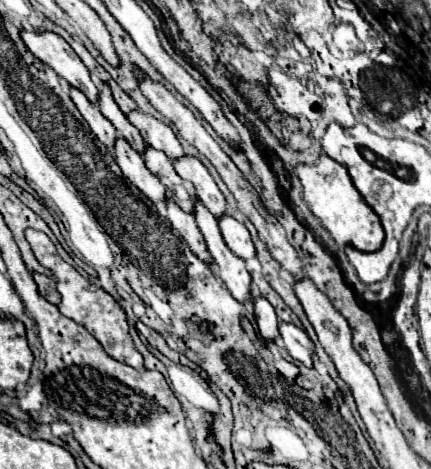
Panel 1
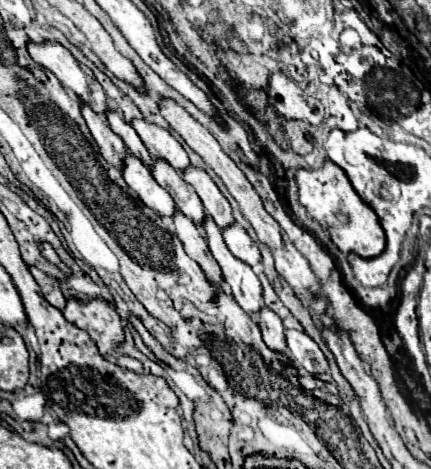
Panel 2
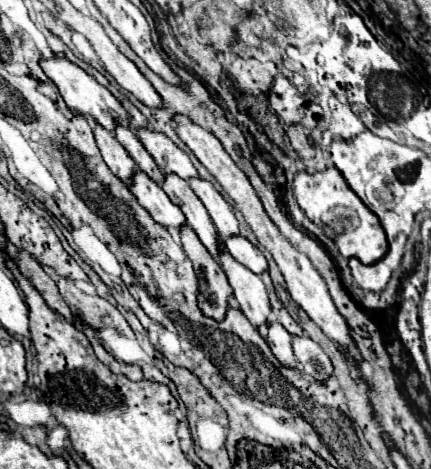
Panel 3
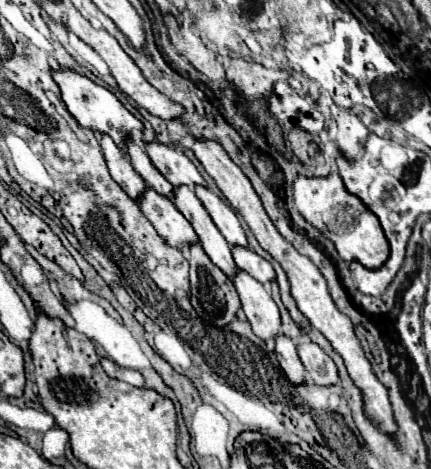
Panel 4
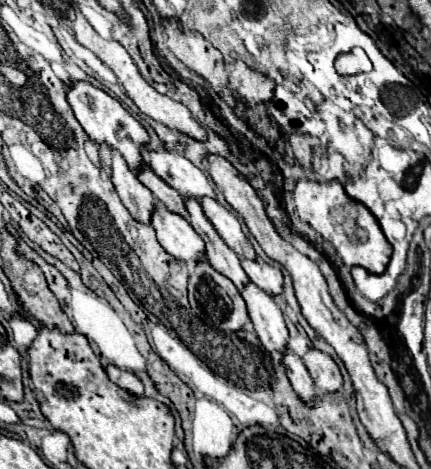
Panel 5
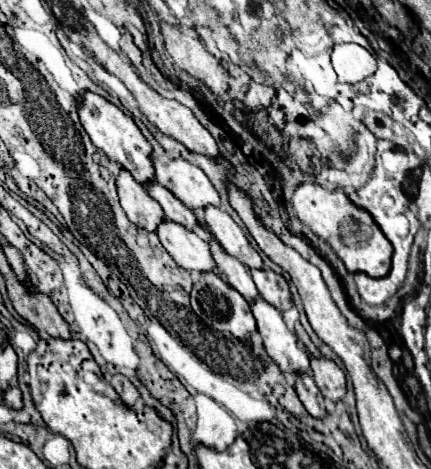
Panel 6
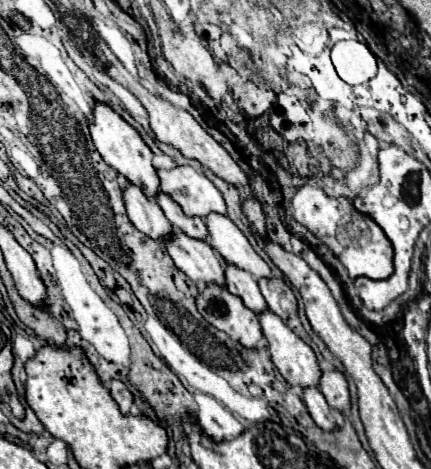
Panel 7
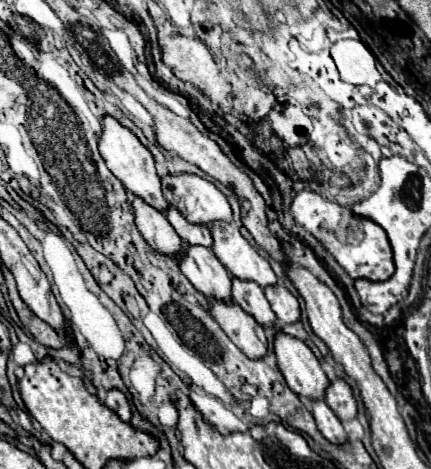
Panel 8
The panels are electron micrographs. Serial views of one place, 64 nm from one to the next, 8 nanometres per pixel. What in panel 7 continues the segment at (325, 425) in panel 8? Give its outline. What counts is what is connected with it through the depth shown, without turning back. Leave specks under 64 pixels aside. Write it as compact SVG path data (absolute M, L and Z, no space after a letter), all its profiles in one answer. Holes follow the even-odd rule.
M306 388L304 390L304 402L308 406L310 416L314 418L314 422L322 430L332 432L336 428L336 420L334 420L332 412L330 412L330 408L328 408L328 404L326 404L326 400L324 400L324 396L322 396L322 392L318 388Z

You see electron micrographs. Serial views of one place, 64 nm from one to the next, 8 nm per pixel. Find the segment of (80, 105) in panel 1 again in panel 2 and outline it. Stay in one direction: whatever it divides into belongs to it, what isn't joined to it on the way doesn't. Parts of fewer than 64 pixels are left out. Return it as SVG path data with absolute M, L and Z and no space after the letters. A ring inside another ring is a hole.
M82 106L82 116L94 136L94 142L96 146L100 148L100 154L102 158L112 164L116 170L122 170L124 168L124 156L128 156L128 150L124 146L124 142L110 130L108 122L98 116L96 112L92 112L88 106Z

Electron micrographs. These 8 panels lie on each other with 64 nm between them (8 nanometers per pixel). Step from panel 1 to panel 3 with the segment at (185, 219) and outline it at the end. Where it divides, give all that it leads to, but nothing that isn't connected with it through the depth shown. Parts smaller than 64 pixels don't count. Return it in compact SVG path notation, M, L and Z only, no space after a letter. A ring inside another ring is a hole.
M188 224L180 228L180 242L198 278L198 308L216 322L224 320L232 300L232 286L228 284L222 266L210 256Z

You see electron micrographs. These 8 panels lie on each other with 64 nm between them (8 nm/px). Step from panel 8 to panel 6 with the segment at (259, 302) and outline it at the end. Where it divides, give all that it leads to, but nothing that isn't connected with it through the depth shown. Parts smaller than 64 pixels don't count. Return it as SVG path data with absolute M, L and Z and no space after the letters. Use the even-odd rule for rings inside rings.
M214 238L210 240L210 248L212 248L214 260L216 260L216 264L218 264L218 268L216 268L218 276L220 276L230 288L238 290L238 292L246 298L246 302L250 302L250 304L256 302L256 300L260 298L260 294L258 294L258 290L256 290L256 284L254 284L248 268L246 268L244 264L240 264L236 258L228 256L228 254L218 246L218 242L216 242Z

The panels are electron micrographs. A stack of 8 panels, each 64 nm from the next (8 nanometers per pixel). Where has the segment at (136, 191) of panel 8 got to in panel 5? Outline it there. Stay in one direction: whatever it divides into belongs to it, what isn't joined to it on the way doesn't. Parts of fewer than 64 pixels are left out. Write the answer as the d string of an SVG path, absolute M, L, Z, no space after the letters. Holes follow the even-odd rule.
M76 82L68 88L68 102L80 122L80 126L86 130L86 134L96 142L102 144L110 150L120 152L120 156L126 160L126 164L130 166L130 170L134 170L136 174L140 172L140 168L146 166L144 158L142 158L142 148L144 144L148 144L148 134L142 128L142 124L112 96L108 96L104 90L94 88L88 82Z

